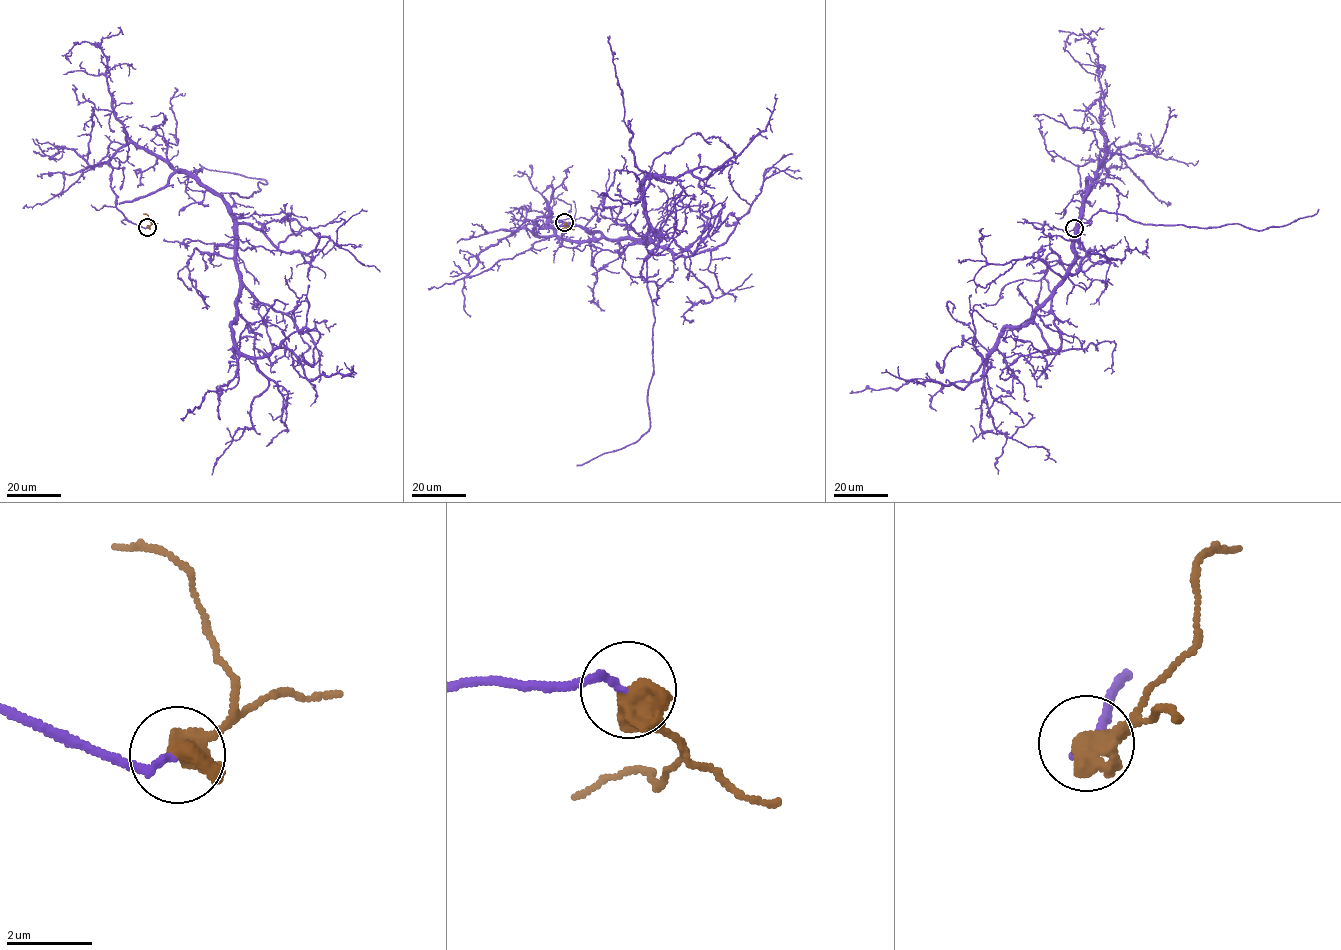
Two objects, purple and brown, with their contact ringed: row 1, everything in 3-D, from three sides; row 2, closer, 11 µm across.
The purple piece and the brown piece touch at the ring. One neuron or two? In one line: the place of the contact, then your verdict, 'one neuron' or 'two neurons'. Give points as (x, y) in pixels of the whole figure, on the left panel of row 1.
place (147, 227); one neuron

